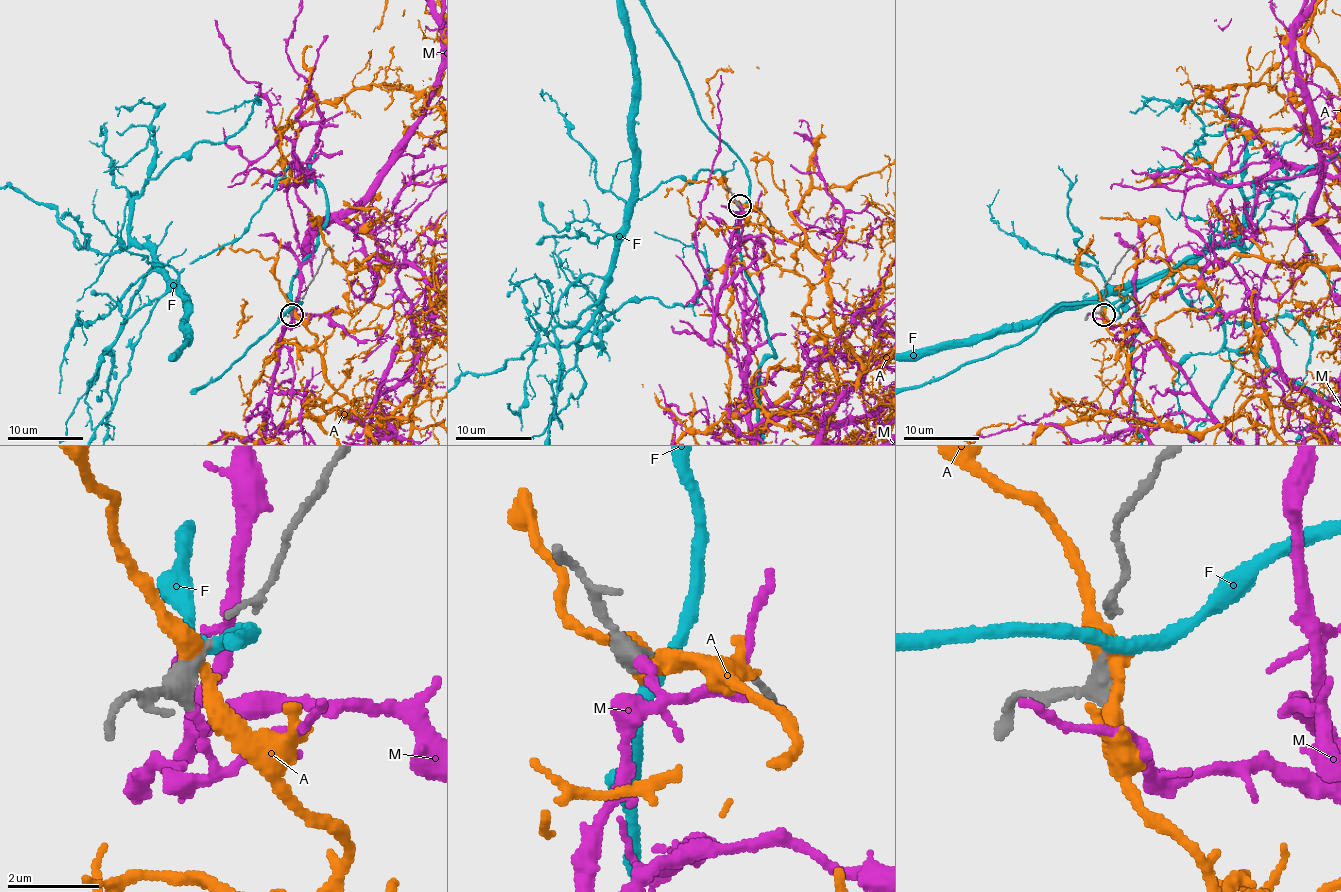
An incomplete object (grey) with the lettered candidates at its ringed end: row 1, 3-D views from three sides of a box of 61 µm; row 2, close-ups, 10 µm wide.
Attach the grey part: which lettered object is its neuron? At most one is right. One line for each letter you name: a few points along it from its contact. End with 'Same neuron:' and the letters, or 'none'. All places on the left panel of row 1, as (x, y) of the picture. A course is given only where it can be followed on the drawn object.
Same neuron: M

